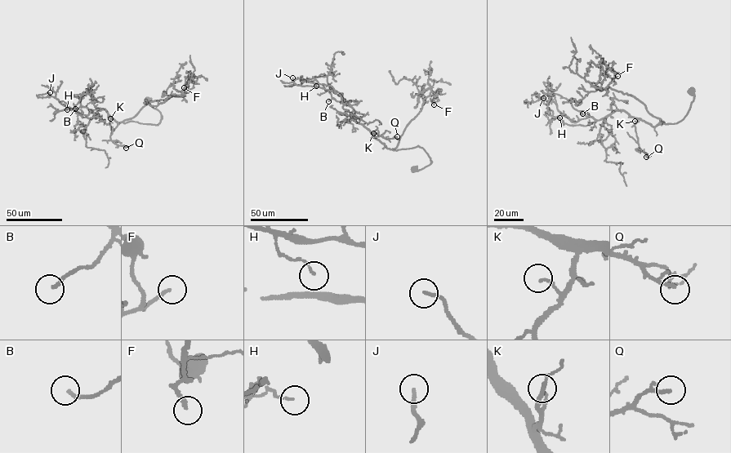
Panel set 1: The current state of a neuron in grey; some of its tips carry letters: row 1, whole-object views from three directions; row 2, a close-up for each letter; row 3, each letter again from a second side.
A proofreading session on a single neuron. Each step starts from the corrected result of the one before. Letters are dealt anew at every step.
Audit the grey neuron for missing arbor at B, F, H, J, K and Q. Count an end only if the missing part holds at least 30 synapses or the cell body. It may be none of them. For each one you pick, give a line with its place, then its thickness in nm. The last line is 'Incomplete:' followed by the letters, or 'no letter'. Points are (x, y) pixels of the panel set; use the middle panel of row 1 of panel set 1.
B: place (328, 101); calibre 190 nm
F: place (434, 104); calibre 190 nm
Incomplete: B, F

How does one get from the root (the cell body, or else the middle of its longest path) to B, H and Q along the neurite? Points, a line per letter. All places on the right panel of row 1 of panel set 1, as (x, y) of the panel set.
B: (691, 91), (689, 109), (675, 123), (652, 126), (621, 110), (599, 120), (582, 113)
H: (691, 91), (689, 109), (675, 123), (652, 126), (621, 110), (586, 126), (559, 117)
Q: (691, 91), (694, 99), (689, 109), (677, 122), (663, 121), (652, 126), (637, 119), (638, 143), (646, 157)

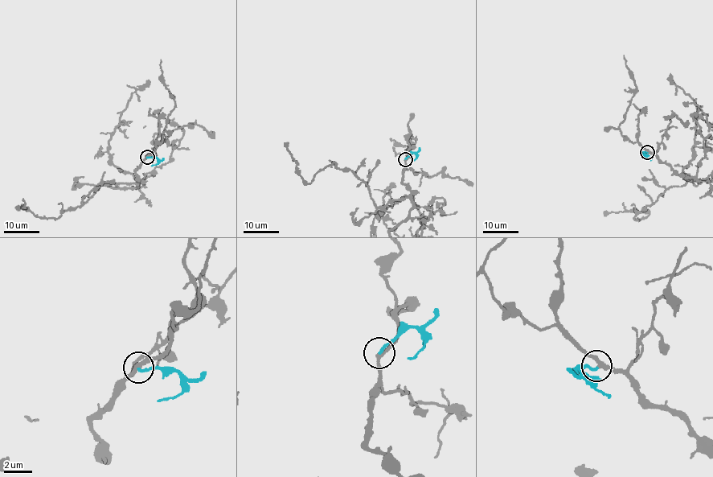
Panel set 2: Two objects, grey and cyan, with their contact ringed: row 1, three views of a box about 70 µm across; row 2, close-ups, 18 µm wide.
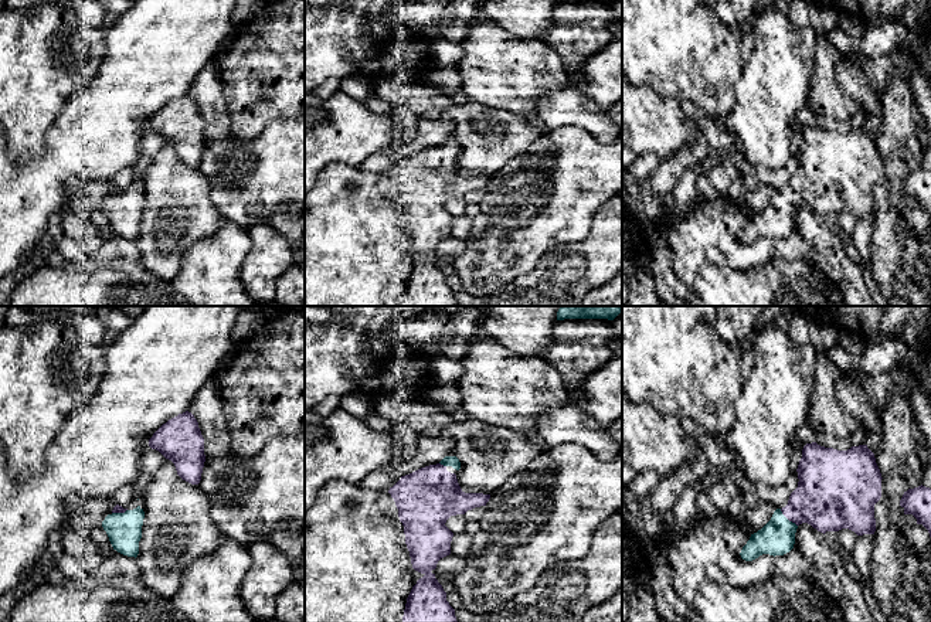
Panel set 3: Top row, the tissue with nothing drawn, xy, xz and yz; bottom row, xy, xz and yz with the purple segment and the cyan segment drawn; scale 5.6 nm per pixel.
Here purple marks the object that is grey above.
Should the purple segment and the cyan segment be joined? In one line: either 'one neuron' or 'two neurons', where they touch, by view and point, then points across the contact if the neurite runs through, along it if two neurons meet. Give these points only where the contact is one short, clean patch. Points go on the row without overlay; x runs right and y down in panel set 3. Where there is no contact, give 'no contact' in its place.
one neuron; meets purple in yz at (788, 201); runs through yz (826, 180), (807, 186), (788, 201), (777, 220)

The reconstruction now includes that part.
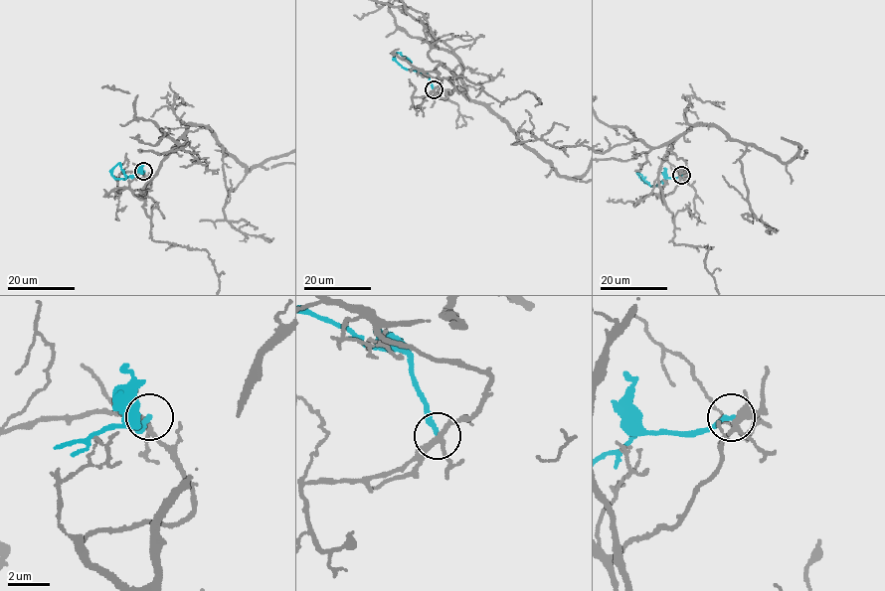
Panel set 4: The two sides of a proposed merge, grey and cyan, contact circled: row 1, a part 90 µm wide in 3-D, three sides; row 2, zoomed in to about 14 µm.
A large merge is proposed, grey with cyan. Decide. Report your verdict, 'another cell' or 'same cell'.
another cell

